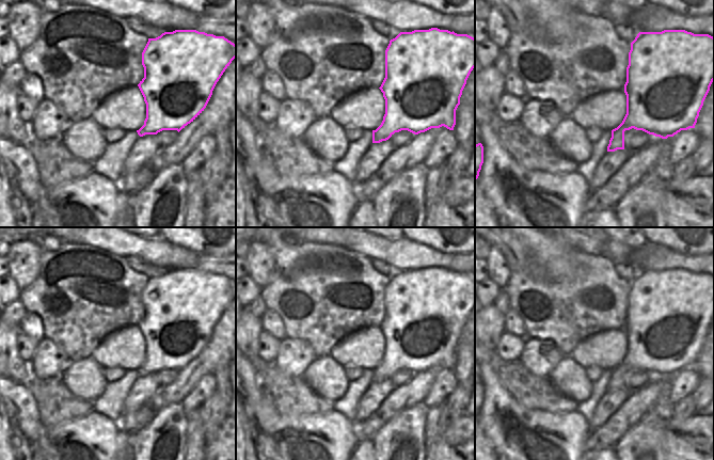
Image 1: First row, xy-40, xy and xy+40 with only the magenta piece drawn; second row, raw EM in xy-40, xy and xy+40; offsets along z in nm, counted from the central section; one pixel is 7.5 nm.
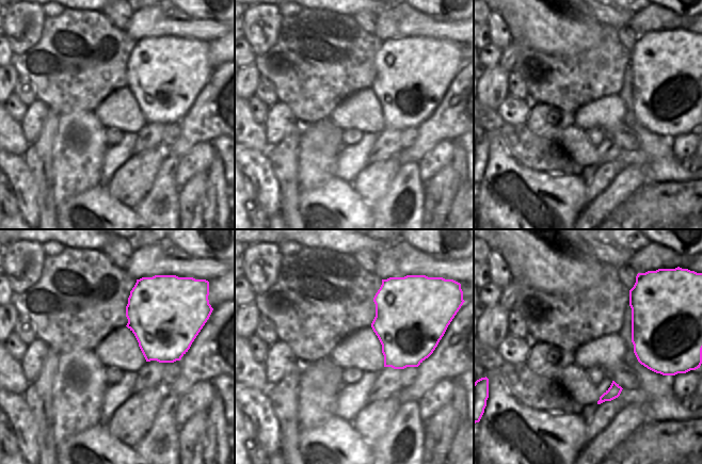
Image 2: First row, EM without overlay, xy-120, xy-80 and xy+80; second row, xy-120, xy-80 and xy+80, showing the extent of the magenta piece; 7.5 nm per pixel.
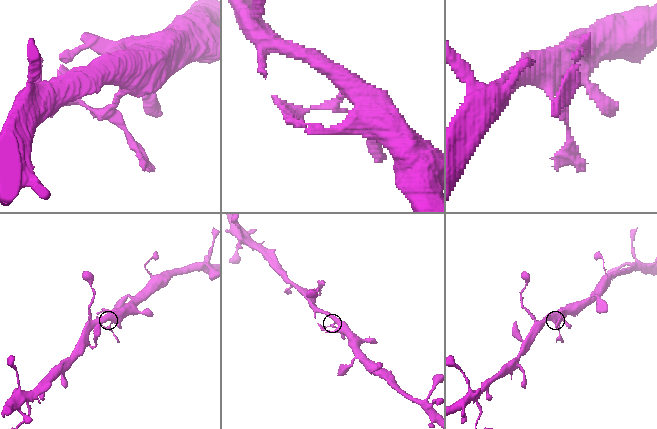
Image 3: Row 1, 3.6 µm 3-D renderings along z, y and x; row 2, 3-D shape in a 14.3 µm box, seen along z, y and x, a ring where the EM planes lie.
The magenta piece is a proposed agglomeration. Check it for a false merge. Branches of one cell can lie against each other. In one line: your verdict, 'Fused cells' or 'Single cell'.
Single cell

